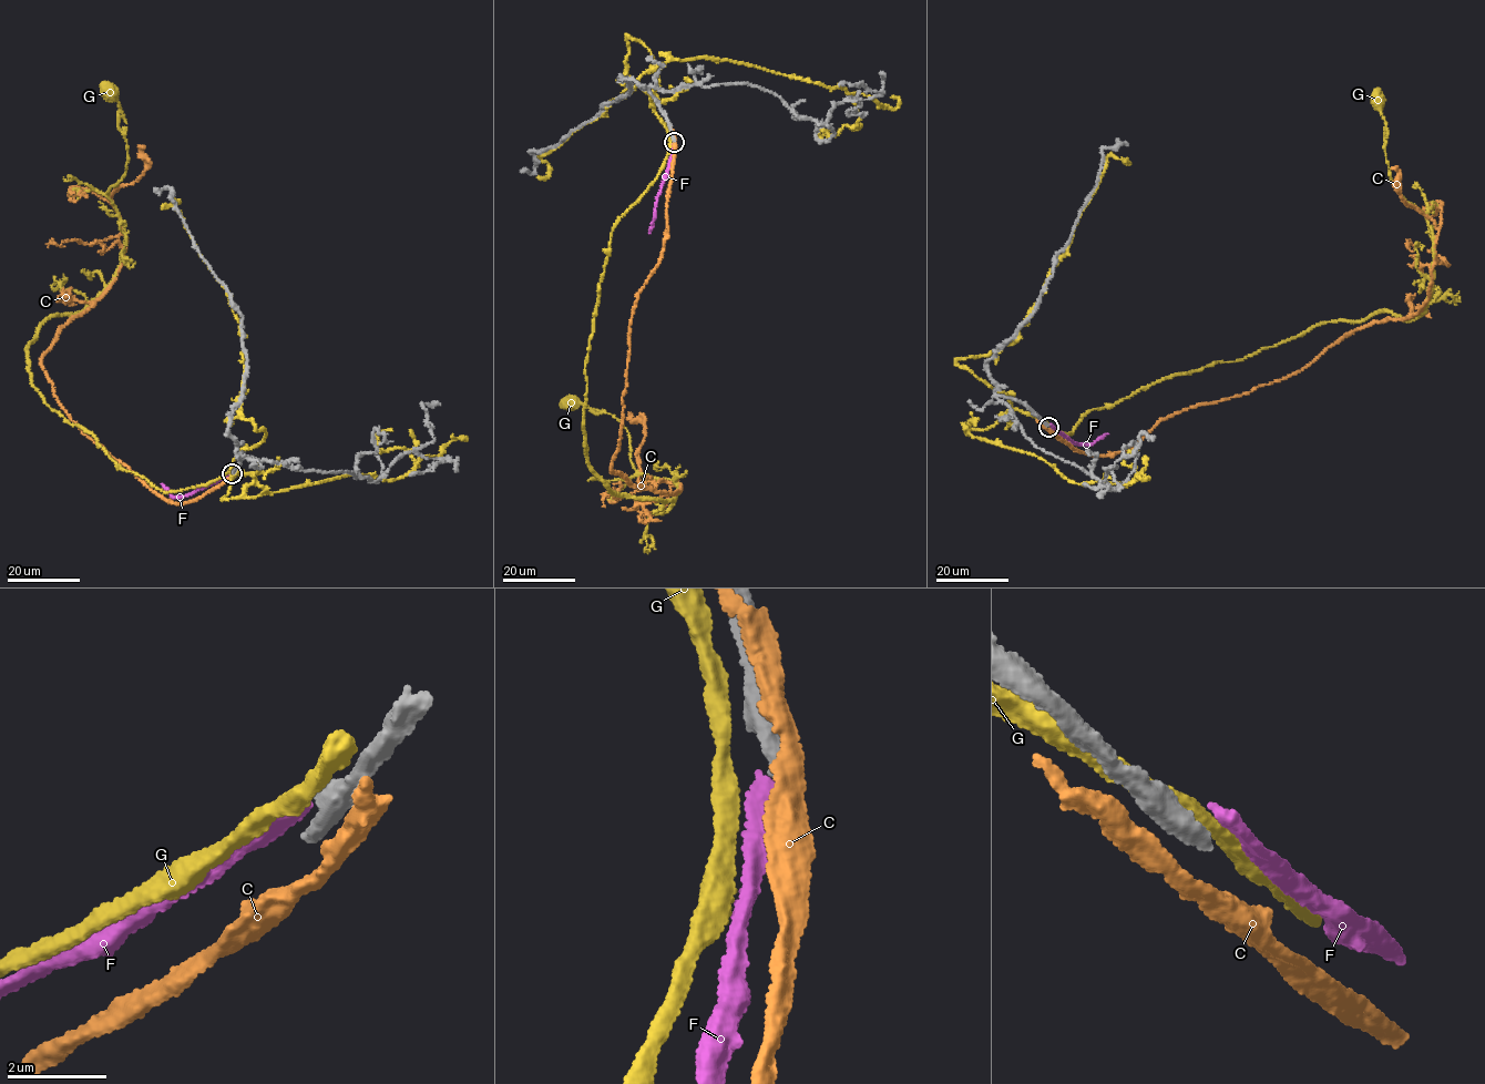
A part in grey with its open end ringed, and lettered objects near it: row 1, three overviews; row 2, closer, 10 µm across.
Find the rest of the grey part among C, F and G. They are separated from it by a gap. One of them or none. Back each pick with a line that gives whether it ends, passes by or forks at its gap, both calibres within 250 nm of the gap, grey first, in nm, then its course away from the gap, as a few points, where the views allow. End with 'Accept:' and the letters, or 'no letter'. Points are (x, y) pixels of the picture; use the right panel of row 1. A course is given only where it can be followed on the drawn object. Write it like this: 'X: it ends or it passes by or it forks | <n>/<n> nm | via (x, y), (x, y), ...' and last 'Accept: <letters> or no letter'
Accept: no letter

